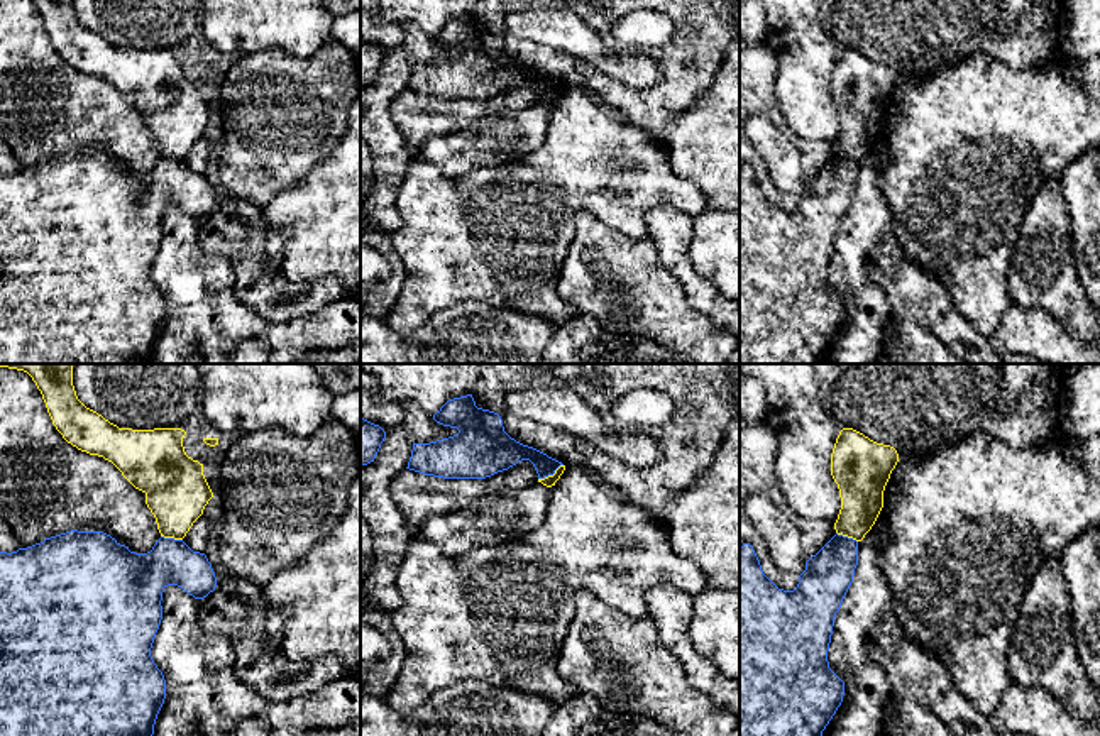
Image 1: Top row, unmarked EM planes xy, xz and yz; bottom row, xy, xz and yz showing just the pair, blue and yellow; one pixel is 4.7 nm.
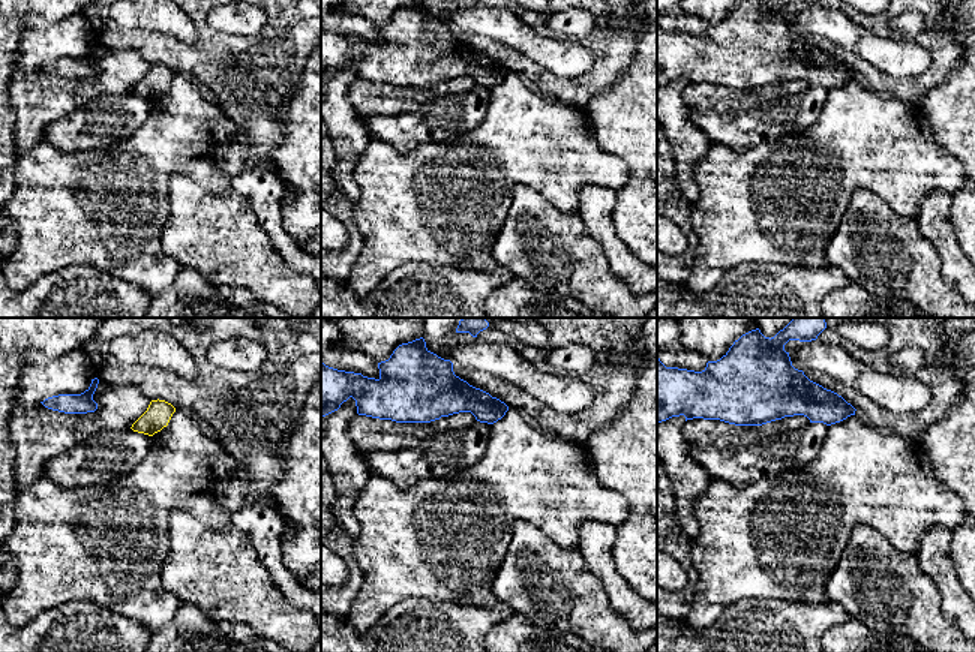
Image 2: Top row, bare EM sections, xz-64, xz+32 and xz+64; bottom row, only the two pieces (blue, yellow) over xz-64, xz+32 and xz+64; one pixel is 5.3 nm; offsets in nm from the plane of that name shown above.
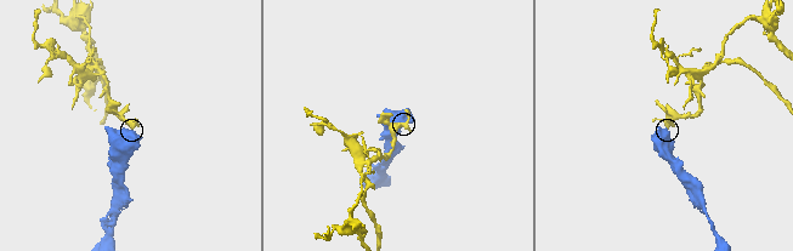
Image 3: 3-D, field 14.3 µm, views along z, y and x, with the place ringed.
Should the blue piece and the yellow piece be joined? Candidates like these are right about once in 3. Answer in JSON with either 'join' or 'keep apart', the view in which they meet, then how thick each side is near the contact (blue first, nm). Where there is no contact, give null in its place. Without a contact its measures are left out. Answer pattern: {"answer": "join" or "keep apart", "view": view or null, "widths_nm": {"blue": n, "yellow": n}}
{"answer": "keep apart", "view": "xz", "widths_nm": {"blue": 160, "yellow": 50}}

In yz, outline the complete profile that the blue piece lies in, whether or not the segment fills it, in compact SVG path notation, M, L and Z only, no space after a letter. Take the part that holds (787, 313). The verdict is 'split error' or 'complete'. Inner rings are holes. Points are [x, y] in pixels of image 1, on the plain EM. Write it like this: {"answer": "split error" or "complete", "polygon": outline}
{"answer": "complete", "polygon": "M834 156L816 176L806 183L806 191L799 196L794 211L778 210L762 191L760 181L750 164L740 169L740 364L821 364L822 352L843 323L844 303L829 289L828 272L836 233L853 203L858 186L858 162L843 156Z"}

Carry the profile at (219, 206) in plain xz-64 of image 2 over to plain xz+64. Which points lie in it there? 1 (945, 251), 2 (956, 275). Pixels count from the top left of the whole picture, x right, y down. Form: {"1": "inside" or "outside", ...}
{"1": "outside", "2": "outside"}

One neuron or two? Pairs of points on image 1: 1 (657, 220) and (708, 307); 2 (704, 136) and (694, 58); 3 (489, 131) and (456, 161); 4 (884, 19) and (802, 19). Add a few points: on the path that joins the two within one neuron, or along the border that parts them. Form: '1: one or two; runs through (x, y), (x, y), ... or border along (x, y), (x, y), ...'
1: one; runs through (672, 242), (677, 263), (694, 285)
2: two; border along (720, 66), (711, 87), (687, 110), (667, 124)
3: one; runs through (481, 139), (464, 153)
4: two; border along (819, 17), (824, 29), (843, 48)

